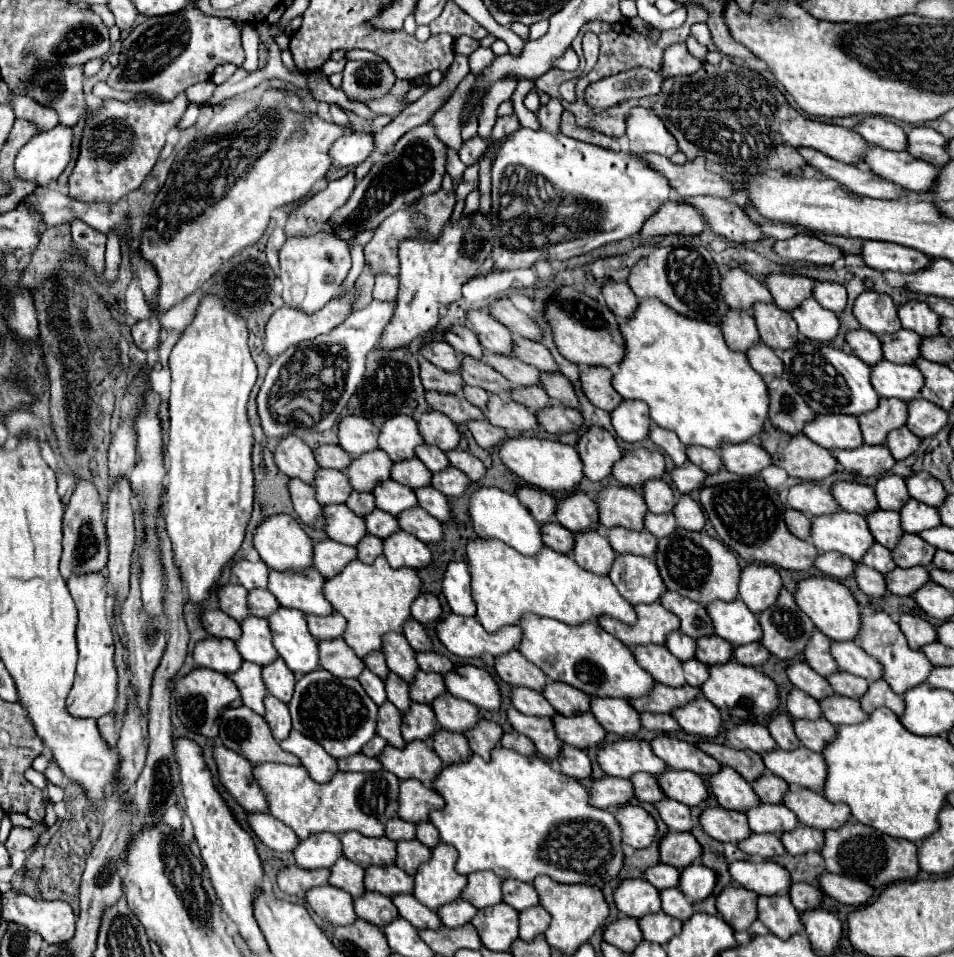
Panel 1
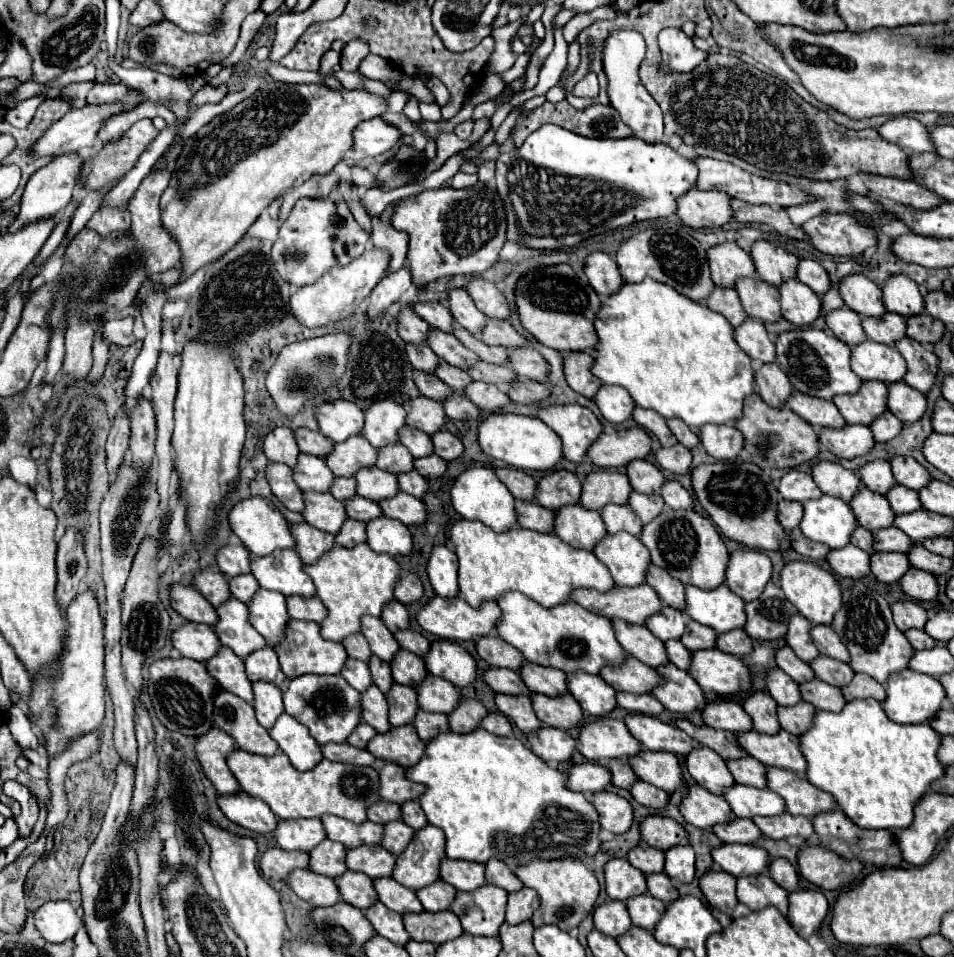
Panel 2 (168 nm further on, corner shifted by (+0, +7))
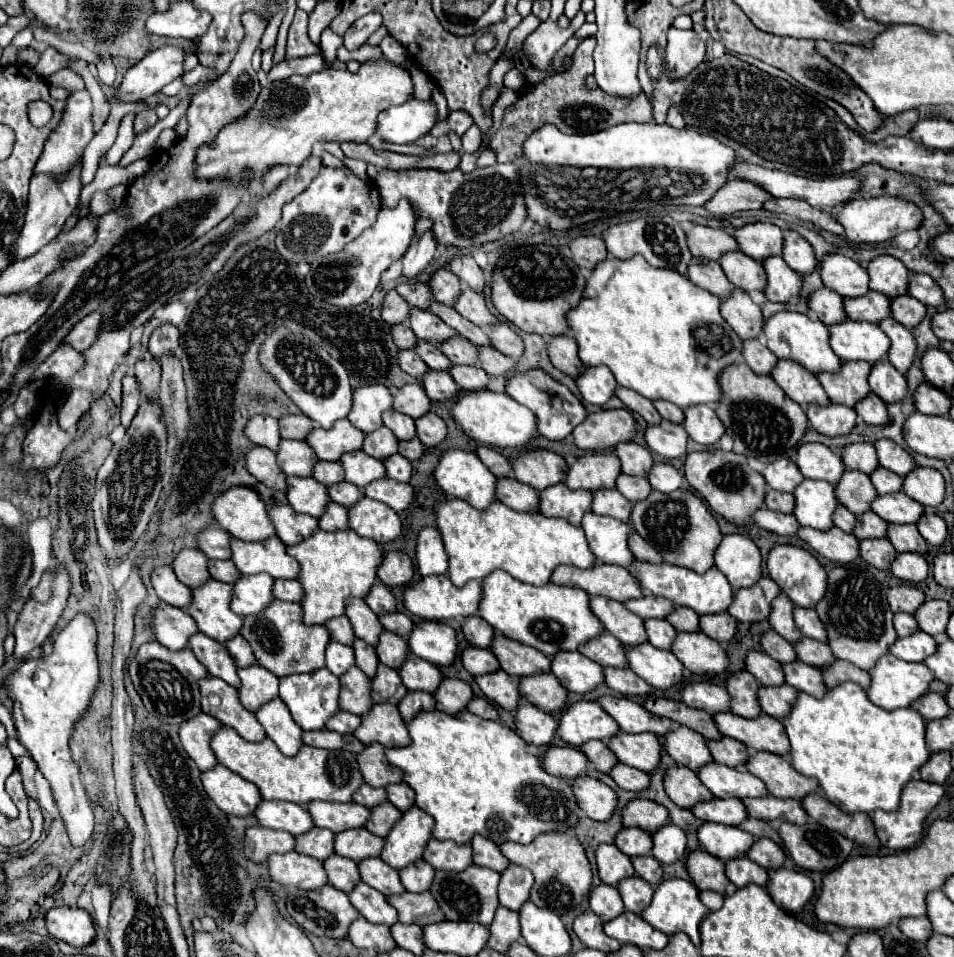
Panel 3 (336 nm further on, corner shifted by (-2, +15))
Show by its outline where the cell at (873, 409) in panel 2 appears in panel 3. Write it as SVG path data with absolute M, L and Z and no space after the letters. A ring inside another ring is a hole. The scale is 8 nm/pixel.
M842 361L840 371L816 373L816 379L824 387L830 401L854 407L854 401L860 401L866 393L870 393L870 385L866 381L868 373L870 365L866 361Z

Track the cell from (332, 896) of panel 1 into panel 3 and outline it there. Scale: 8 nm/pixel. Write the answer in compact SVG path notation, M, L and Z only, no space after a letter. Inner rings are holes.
M290 851L284 855L272 853L266 861L266 867L268 867L270 879L286 887L318 889L328 883L322 861L312 859L308 855L300 855L296 851Z

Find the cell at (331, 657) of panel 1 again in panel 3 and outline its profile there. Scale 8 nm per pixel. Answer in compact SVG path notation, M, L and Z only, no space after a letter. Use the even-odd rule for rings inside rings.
M272 599L268 607L262 609L258 615L242 617L240 635L250 643L258 665L272 671L276 677L310 673L314 669L322 669L326 663L324 651L326 641L330 641L330 635L326 633L324 625L304 625L298 603Z

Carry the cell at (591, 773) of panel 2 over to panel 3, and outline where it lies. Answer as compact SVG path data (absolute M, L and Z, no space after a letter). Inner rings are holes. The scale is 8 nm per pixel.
M550 745L544 755L540 757L542 761L542 769L554 777L562 777L562 779L576 779L580 775L584 775L586 767L588 767L588 759L584 753L580 753L580 749L574 747L556 747Z

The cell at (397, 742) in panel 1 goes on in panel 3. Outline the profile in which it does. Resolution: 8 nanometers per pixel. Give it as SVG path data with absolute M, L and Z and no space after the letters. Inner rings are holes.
M350 667L344 675L340 675L340 697L338 707L348 713L362 715L372 705L370 701L370 679L358 669Z

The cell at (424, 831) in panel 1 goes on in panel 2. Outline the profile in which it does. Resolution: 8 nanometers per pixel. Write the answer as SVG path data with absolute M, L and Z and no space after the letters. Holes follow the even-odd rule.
M408 801L402 805L402 821L410 825L414 831L420 831L428 825L428 819L418 801Z

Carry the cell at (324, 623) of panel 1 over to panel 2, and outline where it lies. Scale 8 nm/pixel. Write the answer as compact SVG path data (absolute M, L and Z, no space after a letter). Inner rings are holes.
M290 597L288 599L288 613L292 619L320 623L320 621L324 621L328 609L322 605L322 601L318 597L312 597L312 599Z

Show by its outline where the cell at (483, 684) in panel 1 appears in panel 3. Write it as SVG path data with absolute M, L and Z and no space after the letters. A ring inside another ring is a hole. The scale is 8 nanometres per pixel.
M420 621L408 637L408 647L434 665L450 665L456 657L456 631L440 621Z

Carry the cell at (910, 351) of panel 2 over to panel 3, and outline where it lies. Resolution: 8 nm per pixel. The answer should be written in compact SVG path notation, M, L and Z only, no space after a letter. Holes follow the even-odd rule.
M886 317L878 321L878 327L890 337L890 349L888 349L888 361L900 371L906 373L910 363L916 357L916 341L912 337L912 331L894 321L892 317Z

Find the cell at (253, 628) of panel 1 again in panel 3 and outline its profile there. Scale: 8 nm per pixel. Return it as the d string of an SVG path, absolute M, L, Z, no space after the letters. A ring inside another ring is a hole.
M208 579L204 585L190 589L192 603L186 607L186 613L194 617L198 631L220 643L238 635L242 617L230 609L232 585Z

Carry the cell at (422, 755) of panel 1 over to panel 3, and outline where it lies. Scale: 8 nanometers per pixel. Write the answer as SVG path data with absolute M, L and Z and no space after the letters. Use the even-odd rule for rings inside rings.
M374 703L368 713L360 715L360 719L362 723L354 731L354 737L364 745L368 745L370 741L378 741L384 747L402 747L410 743L406 723L400 717L396 705Z

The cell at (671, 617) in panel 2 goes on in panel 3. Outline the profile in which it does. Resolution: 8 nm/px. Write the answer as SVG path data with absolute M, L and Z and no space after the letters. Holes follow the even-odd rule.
M642 595L638 599L630 599L624 601L624 605L640 615L642 619L664 619L666 613L670 613L670 609L674 609L672 601L666 601L662 597L654 597L654 595Z

